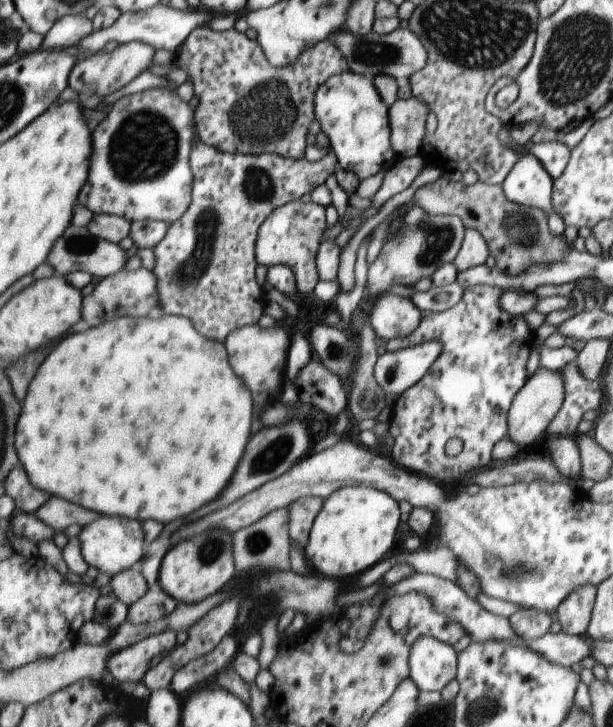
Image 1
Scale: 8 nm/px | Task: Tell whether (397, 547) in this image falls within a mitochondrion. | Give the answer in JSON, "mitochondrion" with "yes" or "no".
{"mitochondrion":"no"}

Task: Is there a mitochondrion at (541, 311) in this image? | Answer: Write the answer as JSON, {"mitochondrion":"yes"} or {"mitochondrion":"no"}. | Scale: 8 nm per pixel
{"mitochondrion":"no"}

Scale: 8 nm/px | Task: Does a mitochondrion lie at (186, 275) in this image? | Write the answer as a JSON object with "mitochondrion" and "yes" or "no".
{"mitochondrion":"yes"}

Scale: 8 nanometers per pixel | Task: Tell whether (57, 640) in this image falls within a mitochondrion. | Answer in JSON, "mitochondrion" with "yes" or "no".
{"mitochondrion":"no"}

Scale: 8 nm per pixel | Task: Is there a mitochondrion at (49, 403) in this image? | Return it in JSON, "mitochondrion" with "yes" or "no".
{"mitochondrion":"no"}

